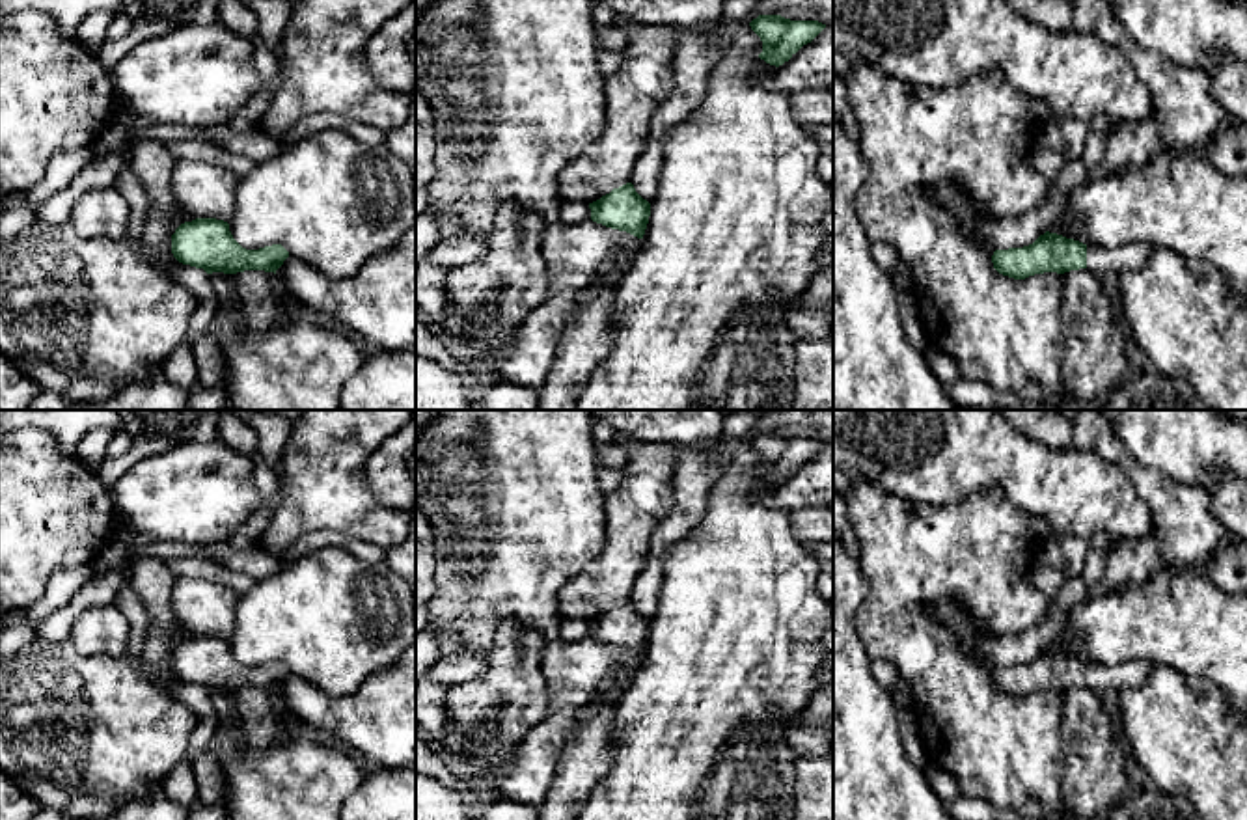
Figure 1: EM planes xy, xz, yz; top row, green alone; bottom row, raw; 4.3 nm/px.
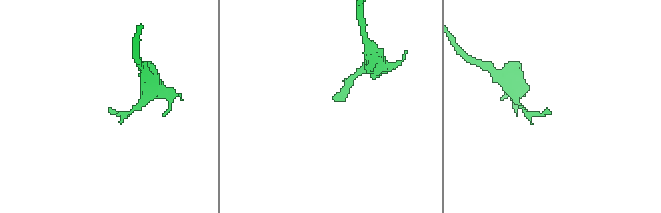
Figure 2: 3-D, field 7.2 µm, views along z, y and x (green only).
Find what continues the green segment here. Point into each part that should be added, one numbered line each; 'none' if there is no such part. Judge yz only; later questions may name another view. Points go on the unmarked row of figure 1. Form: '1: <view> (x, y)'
1: yz (1130, 673)

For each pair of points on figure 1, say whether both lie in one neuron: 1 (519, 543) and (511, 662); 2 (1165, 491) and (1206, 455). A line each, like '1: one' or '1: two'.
1: two
2: two

